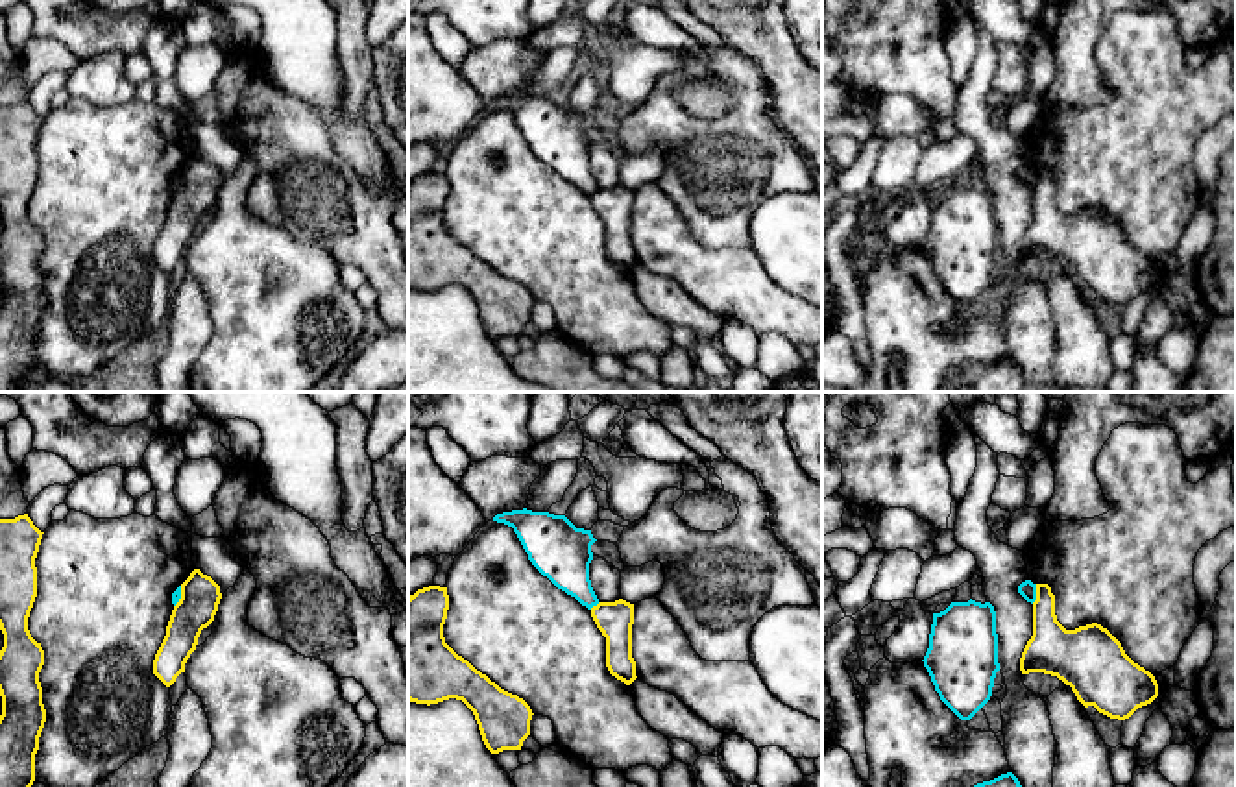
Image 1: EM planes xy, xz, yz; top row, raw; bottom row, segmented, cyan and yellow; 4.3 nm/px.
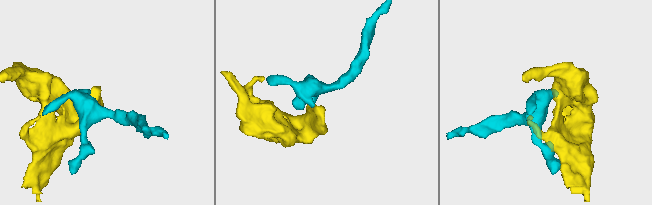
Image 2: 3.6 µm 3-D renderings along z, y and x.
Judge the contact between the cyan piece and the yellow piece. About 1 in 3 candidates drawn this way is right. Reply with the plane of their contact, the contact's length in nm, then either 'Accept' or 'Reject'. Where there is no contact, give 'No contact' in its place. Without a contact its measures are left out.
Touches cyan in yz. Shared border 90 nm. Reject

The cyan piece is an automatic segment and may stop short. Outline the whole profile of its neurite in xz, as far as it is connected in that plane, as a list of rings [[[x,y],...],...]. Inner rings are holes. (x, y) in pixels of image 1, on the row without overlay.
[[[512,96],[493,103],[514,115],[532,151],[558,176],[591,196],[599,185],[591,174],[591,116],[576,115],[565,102]]]

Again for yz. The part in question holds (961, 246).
[[[970,185],[933,200],[922,248],[940,286],[961,307],[970,307],[990,286],[1000,257],[994,192]]]

